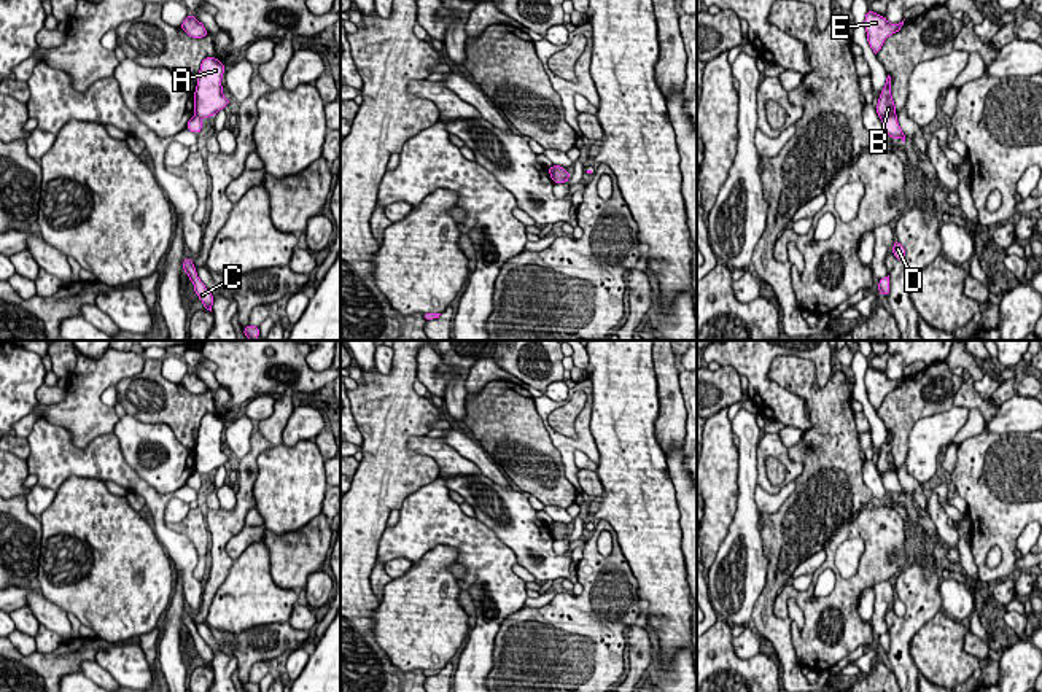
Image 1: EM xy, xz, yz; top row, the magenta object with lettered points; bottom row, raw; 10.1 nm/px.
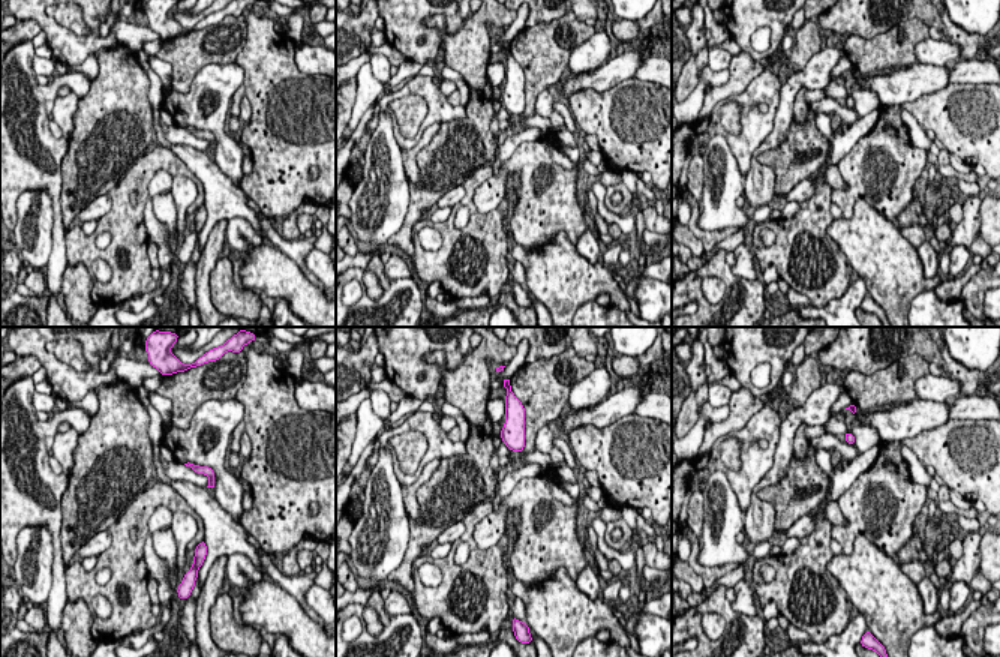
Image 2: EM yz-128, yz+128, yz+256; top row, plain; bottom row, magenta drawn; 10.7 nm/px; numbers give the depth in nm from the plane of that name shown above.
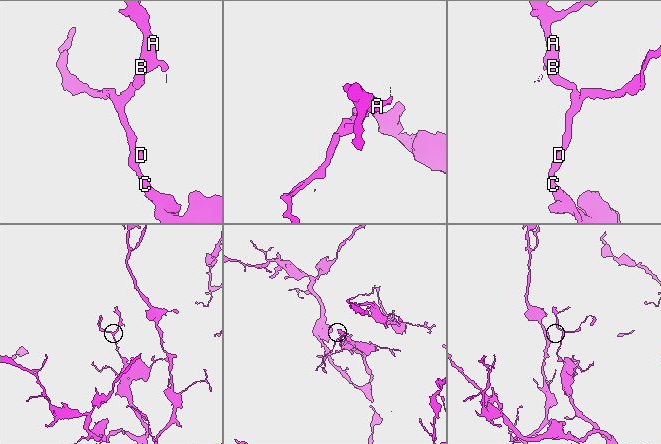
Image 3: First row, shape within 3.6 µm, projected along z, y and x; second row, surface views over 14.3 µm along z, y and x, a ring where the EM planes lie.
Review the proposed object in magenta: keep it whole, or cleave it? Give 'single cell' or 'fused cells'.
fused cells

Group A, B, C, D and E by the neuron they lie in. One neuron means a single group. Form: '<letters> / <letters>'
A B E / C D

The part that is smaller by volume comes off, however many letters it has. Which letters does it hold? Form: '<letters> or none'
A, B, E

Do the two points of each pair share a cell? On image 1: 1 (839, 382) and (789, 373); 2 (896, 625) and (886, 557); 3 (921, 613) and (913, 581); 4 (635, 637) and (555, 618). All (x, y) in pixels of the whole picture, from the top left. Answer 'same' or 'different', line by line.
1: same
2: different
3: same
4: different

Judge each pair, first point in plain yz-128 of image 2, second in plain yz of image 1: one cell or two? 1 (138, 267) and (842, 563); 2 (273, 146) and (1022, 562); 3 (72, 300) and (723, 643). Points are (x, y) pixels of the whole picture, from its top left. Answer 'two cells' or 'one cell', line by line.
1: two cells
2: two cells
3: two cells

